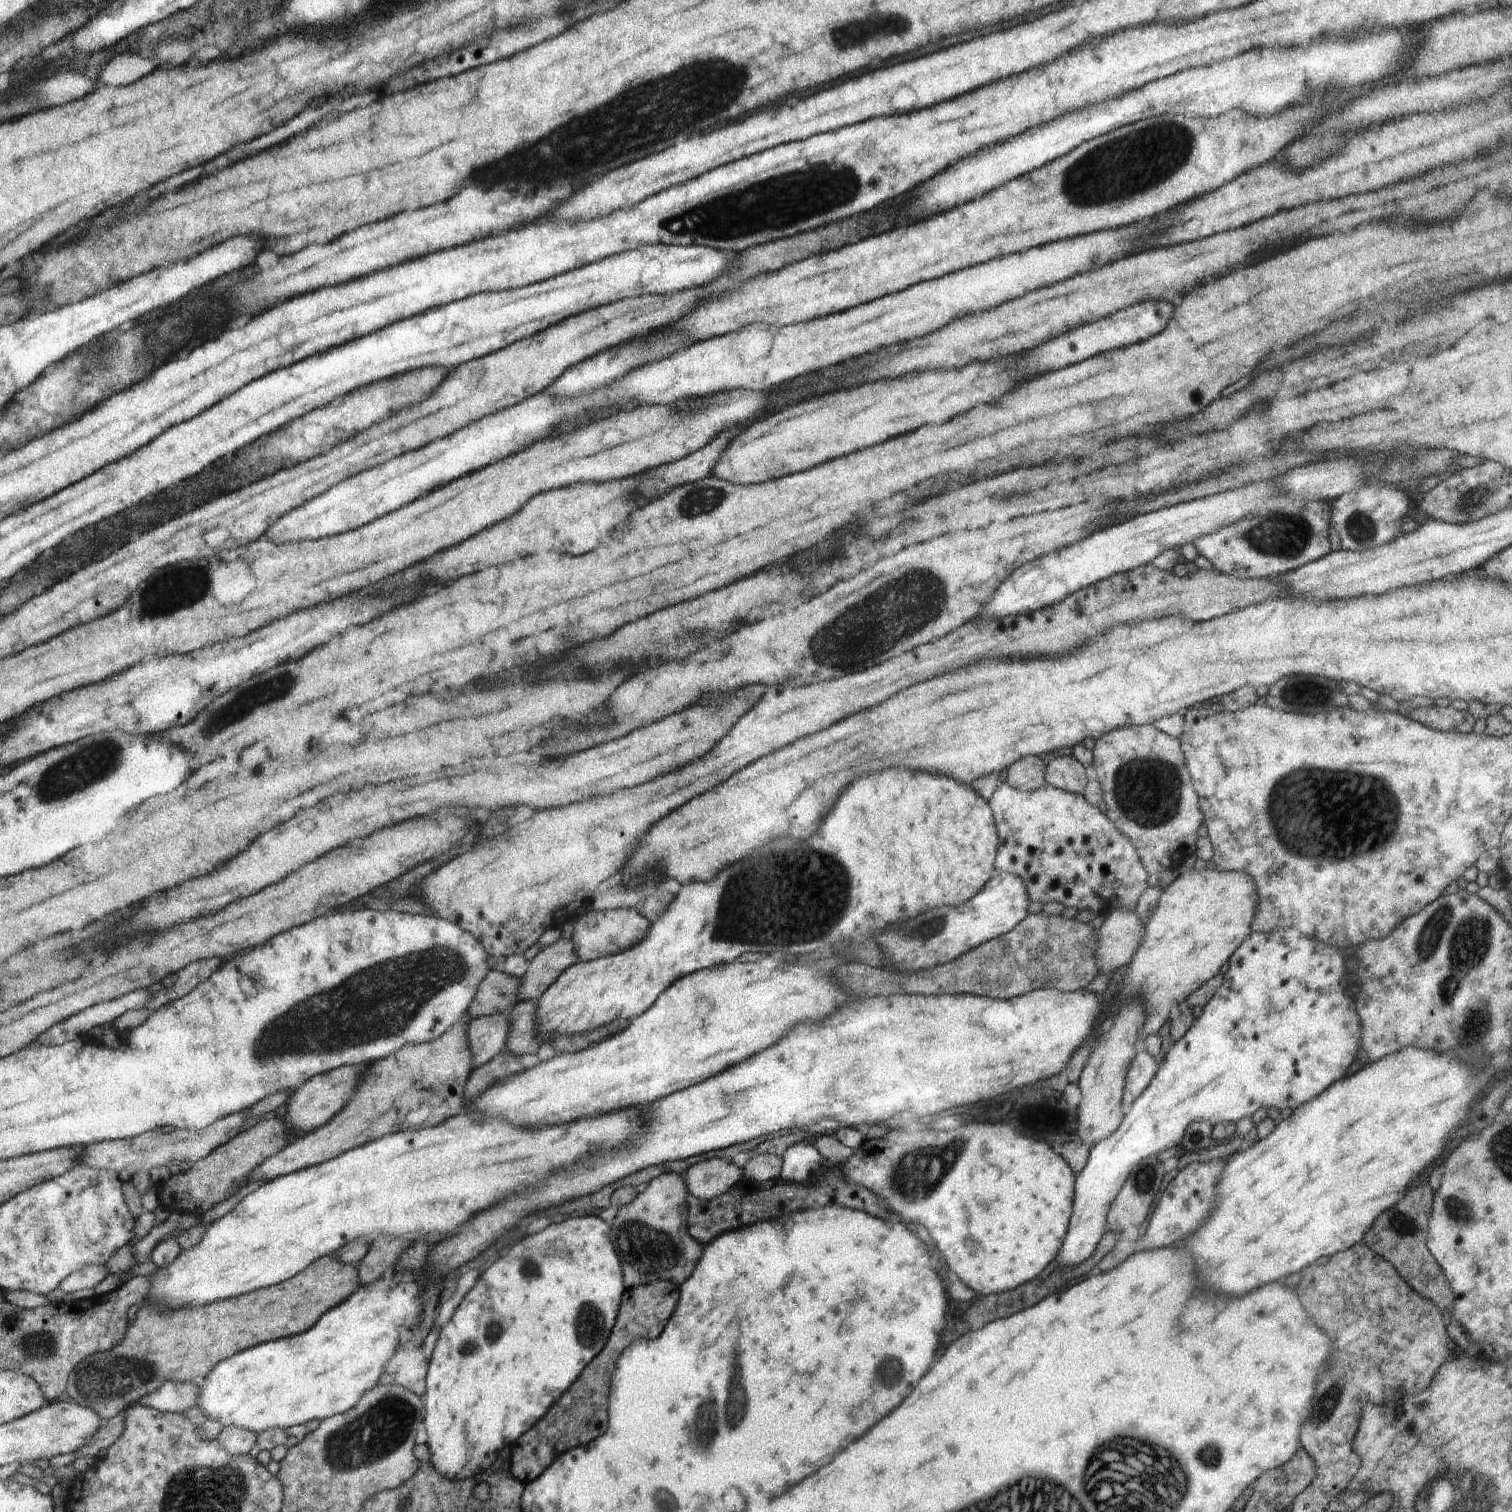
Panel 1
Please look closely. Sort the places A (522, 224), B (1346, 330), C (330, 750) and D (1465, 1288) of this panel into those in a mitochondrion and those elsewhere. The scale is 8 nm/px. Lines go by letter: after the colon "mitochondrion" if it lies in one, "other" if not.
A: other
B: mitochondrion
C: other
D: other

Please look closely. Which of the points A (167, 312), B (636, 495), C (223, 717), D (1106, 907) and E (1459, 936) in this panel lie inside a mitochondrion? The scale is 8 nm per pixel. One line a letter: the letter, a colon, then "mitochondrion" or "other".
A: other
B: other
C: mitochondrion
D: other
E: mitochondrion

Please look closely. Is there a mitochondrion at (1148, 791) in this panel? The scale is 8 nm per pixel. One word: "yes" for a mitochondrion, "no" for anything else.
yes

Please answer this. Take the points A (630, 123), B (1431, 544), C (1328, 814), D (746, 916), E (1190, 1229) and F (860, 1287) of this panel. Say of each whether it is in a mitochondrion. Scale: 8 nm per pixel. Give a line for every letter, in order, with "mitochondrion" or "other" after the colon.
A: mitochondrion
B: other
C: mitochondrion
D: mitochondrion
E: other
F: other

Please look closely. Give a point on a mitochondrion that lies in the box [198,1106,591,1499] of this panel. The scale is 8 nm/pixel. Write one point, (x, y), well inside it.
(384, 1427)

